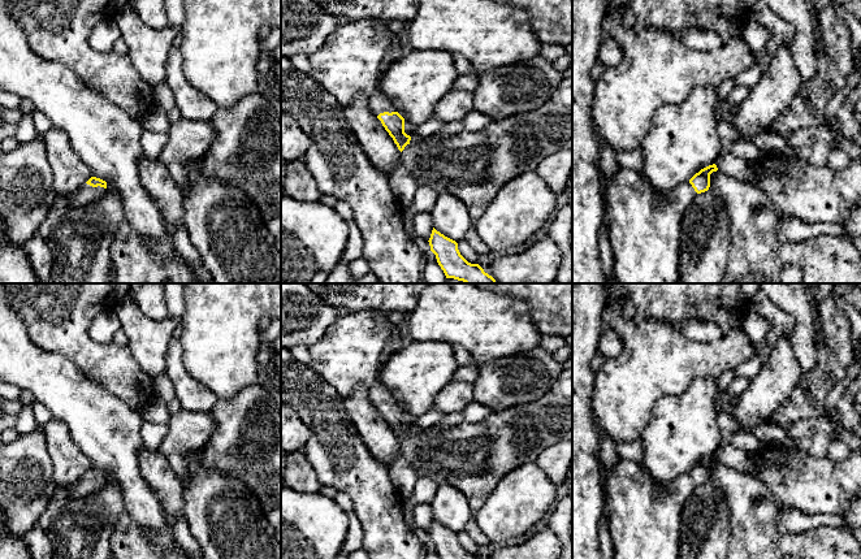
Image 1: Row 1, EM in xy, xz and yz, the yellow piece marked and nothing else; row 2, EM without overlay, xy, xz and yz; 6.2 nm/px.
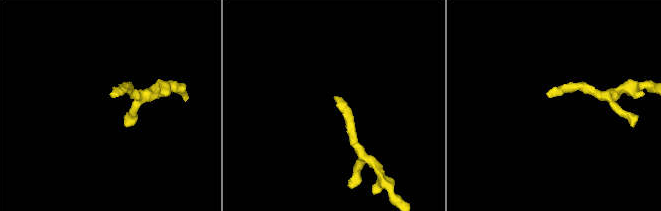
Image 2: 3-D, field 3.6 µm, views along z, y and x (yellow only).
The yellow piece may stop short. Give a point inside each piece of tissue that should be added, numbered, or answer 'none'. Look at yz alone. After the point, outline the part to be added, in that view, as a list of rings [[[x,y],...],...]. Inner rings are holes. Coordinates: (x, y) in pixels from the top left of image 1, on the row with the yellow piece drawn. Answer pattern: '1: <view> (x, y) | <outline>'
1: yz (644, 226) | [[[619,168],[603,181],[607,238],[618,283],[679,283],[682,218],[697,192],[689,182],[667,195],[656,191],[640,172]]]

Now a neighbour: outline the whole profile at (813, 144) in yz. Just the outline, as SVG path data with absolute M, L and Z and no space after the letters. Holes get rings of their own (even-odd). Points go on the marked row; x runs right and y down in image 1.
M826 124L799 130L787 142L796 151L796 160L813 165L827 165L827 157L834 151L840 131L831 130Z

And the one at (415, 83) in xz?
M406 49L380 79L378 90L406 121L415 126L433 118L437 104L450 92L459 73L444 49Z

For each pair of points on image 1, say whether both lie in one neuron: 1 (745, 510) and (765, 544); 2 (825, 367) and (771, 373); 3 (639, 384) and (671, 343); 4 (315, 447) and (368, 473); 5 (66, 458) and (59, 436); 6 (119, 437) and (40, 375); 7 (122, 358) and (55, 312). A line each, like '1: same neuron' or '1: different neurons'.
1: same neuron
2: different neurons
3: same neuron
4: same neuron
5: same neuron
6: same neuron
7: same neuron

